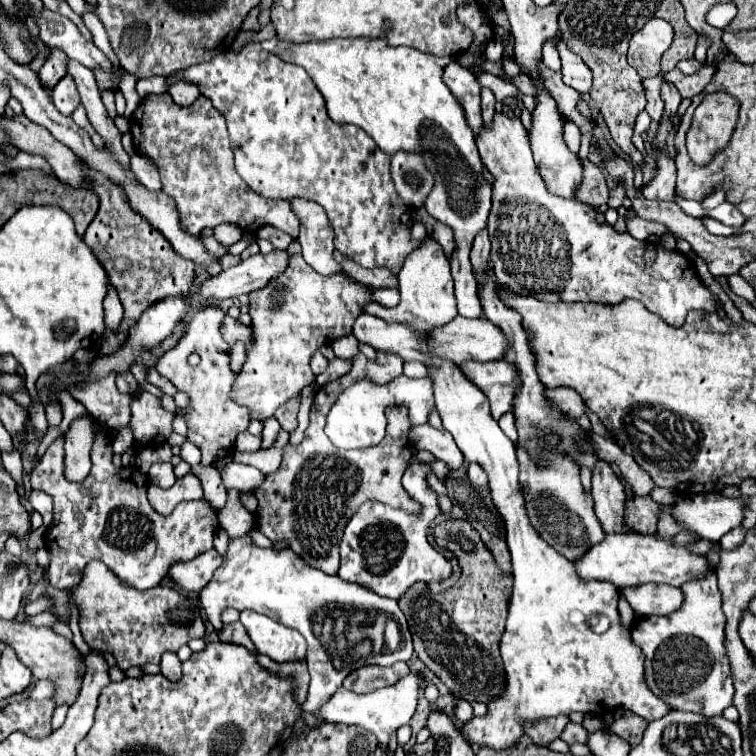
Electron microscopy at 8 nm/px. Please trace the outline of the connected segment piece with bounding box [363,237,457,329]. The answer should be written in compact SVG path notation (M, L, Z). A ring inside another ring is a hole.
M425 237L419 247L415 247L401 271L399 271L399 293L401 293L401 303L393 309L383 307L379 303L371 303L364 307L363 311L373 313L389 323L401 321L415 325L417 329L433 329L437 325L445 325L453 317L457 317L457 299L455 299L455 289L453 289L453 277L449 269L449 259L443 251L443 247L433 239Z

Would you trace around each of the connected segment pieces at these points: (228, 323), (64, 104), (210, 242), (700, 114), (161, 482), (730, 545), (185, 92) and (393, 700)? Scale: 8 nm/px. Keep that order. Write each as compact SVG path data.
M227 315L225 323L223 323L223 337L229 345L233 345L237 339L245 341L249 345L249 337L251 337L251 329L247 325L243 325L239 319L233 319Z
M65 75L55 87L53 87L53 105L65 113L65 115L71 115L77 105L81 103L81 97L77 93L77 85L73 81L73 77Z
M200 236L200 238L203 241L203 244L208 252L211 253L211 255L219 255L219 257L223 257L225 253L227 253L227 247L223 247L223 245L219 245L217 241L215 241L215 237L204 237Z
M713 93L695 109L691 129L687 133L687 151L697 165L709 163L715 151L729 143L737 123L739 105L727 93Z
M155 463L149 473L149 483L157 485L157 487L171 487L175 483L175 473L173 473L173 465L171 463Z
M741 526L731 530L729 533L723 535L723 537L719 540L721 548L725 550L732 550L739 546L746 535L747 530Z
M177 81L177 83L173 83L173 85L169 87L169 93L171 93L171 97L173 97L175 103L185 105L185 107L189 107L189 105L201 95L199 89L197 89L193 83L187 83L187 81Z
M409 673L407 677L403 677L401 681L397 681L395 685L371 691L371 693L353 693L347 689L339 689L329 703L325 703L319 711L315 711L315 715L323 717L327 723L345 723L345 725L359 725L371 733L377 735L377 739L387 745L389 743L389 735L391 731L399 729L401 725L407 725L417 709L417 695L419 695L419 687L427 685L429 679L421 673Z

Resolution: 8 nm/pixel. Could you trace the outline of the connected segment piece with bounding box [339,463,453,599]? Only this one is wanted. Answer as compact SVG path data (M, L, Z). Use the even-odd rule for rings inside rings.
M413 463L403 475L403 485L407 493L411 493L411 497L417 497L417 501L425 505L423 515L419 519L409 517L405 511L397 511L377 501L369 501L359 507L359 511L351 517L343 531L339 577L373 589L375 593L381 593L383 597L391 599L399 599L409 589L409 585L415 585L419 581L439 583L451 577L451 559L447 559L427 539L427 529L441 515L439 495L427 483L429 473L429 463Z

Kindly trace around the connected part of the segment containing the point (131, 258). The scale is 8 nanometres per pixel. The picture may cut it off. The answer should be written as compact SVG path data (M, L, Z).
M79 159L79 165L87 173L89 185L99 195L99 201L101 201L101 207L95 215L95 221L85 231L83 241L95 253L95 257L101 261L101 265L105 267L109 279L113 281L113 285L119 293L123 309L125 309L125 315L123 315L119 329L117 331L105 329L105 333L99 341L101 353L113 353L113 349L127 337L129 325L153 301L159 301L161 297L189 295L191 281L195 277L195 265L189 259L181 257L157 229L149 227L145 217L141 217L131 207L131 203L127 201L125 189L121 185L115 185L103 173L85 165L83 159Z

